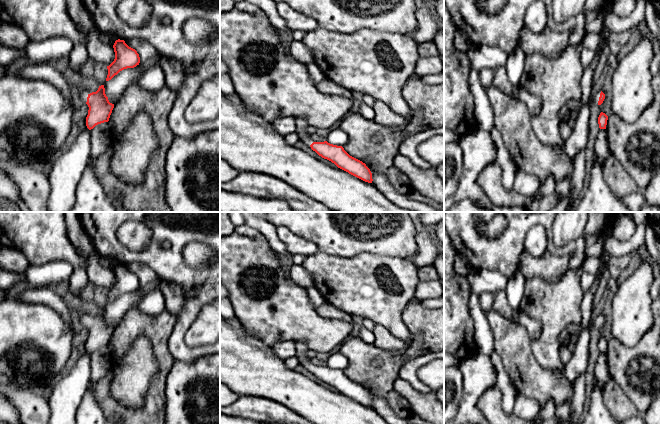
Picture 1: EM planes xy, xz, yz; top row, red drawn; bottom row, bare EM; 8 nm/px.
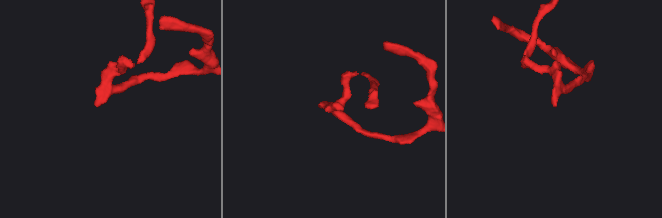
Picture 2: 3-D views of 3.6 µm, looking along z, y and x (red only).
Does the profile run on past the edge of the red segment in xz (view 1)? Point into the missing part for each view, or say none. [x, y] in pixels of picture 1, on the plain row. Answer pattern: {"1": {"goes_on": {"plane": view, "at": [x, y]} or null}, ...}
{"1": {"goes_on": null}}

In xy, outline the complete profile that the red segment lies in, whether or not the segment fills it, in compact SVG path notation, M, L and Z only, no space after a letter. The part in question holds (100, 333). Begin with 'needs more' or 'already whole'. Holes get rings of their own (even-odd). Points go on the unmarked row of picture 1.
needs more; M104 309L99 310L96 316L90 318L83 315L81 317L81 324L89 331L86 341L86 350L89 354L98 348L109 345L114 328L109 326L105 318Z

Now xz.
already whole; M324 365L313 366L310 371L319 380L331 385L338 392L365 406L372 407L372 397L366 388L350 380L342 370L333 369Z

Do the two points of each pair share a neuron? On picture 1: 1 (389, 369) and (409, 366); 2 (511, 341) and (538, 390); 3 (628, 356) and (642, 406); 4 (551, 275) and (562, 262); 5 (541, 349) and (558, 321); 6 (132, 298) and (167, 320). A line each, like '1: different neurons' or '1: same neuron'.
1: different neurons
2: same neuron
3: same neuron
4: same neuron
5: same neuron
6: different neurons

